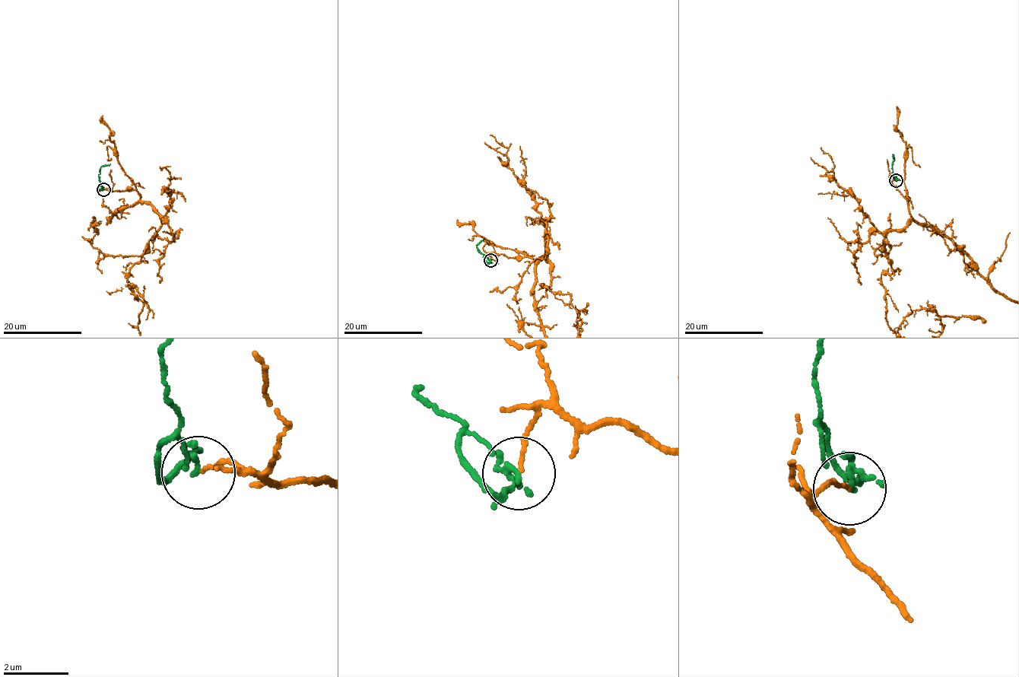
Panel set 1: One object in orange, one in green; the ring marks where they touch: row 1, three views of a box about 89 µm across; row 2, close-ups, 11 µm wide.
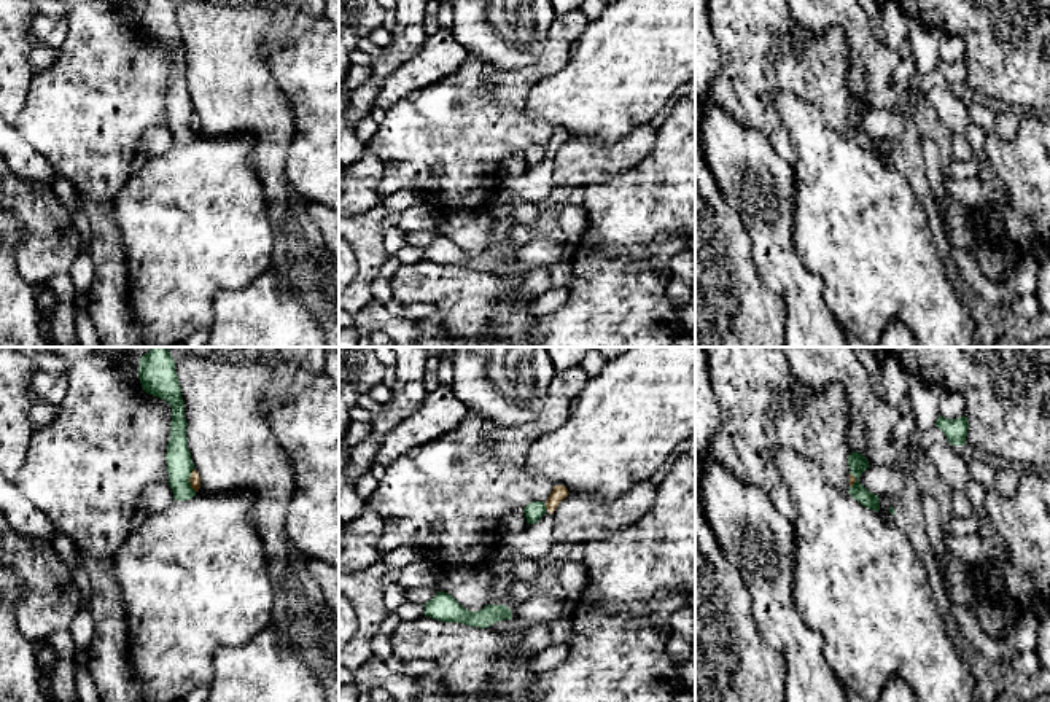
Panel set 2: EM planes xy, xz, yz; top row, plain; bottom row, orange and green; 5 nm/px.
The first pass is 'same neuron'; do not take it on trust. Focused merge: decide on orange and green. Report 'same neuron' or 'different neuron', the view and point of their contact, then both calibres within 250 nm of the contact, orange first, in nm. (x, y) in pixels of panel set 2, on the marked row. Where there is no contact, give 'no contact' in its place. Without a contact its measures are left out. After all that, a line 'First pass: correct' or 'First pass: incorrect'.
different neuron | xy (190, 479) | 60/130 nm
First pass: incorrect

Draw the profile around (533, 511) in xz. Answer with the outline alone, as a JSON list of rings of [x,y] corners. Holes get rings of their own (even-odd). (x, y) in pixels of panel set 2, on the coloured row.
[[[531,501],[528,503],[523,511],[528,524],[538,522],[546,514],[546,503],[544,501]]]

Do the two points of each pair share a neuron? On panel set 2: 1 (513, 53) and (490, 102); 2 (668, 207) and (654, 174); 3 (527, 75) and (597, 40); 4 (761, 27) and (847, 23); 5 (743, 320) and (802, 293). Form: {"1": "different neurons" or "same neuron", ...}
{"1": "different neurons", "2": "same neuron", "3": "different neurons", "4": "different neurons", "5": "different neurons"}

